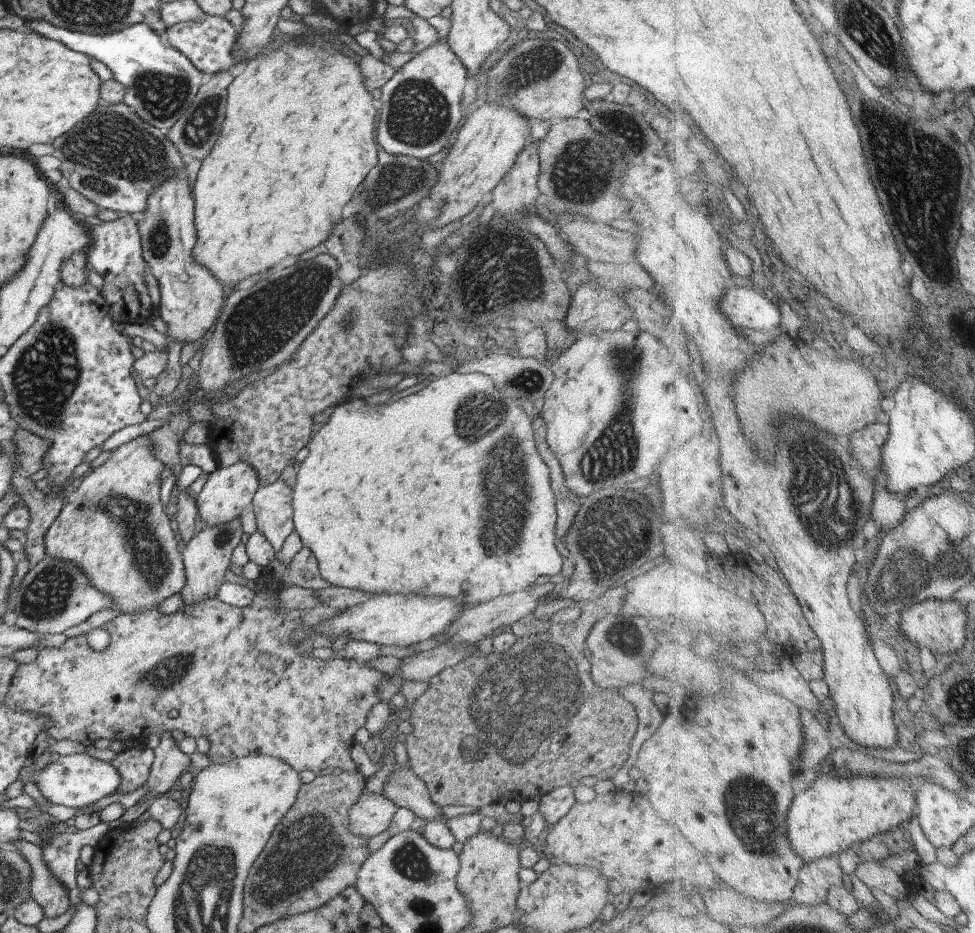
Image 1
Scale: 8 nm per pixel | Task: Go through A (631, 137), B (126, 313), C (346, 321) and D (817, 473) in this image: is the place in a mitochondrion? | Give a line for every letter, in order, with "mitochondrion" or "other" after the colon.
A: mitochondrion
B: other
C: mitochondrion
D: mitochondrion

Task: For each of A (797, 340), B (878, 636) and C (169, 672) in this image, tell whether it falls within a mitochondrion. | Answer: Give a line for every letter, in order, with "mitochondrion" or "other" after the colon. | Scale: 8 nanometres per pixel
A: other
B: other
C: mitochondrion

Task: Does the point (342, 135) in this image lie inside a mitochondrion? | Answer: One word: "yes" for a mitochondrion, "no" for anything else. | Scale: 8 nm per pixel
no

